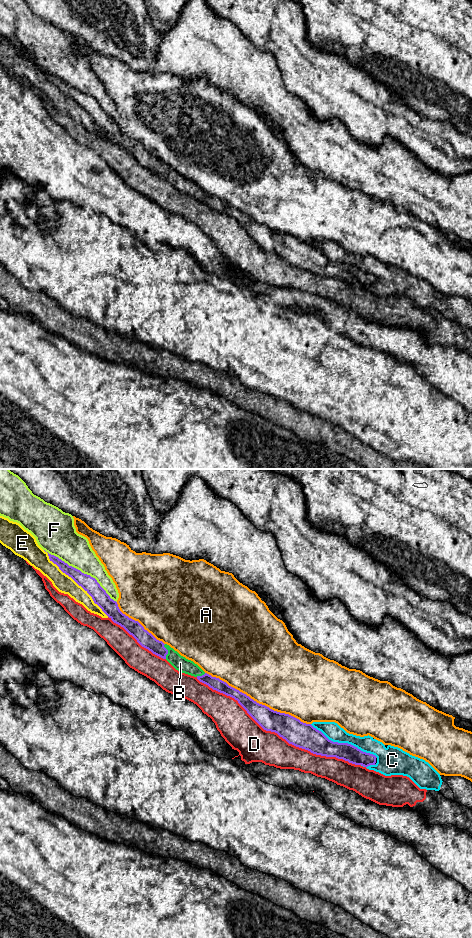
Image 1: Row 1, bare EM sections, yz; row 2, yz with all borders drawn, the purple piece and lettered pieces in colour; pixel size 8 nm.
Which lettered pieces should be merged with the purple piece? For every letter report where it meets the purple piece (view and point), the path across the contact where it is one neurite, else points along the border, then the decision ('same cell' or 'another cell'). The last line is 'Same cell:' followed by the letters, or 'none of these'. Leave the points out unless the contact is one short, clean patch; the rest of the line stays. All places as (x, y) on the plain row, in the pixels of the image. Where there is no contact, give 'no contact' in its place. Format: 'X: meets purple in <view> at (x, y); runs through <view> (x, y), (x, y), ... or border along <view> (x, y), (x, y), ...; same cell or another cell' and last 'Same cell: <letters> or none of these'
A: meets purple in yz at (258, 223); another cell
B: meets purple in yz at (167, 171); same cell
C: meets purple in yz at (344, 263); another cell
D: meets purple in yz at (278, 254); another cell
E: meets purple in yz at (75, 101); another cell
F: meets purple in yz at (81, 92); another cell
Same cell: B

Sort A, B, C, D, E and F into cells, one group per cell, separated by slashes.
A / B / C E / D / F

